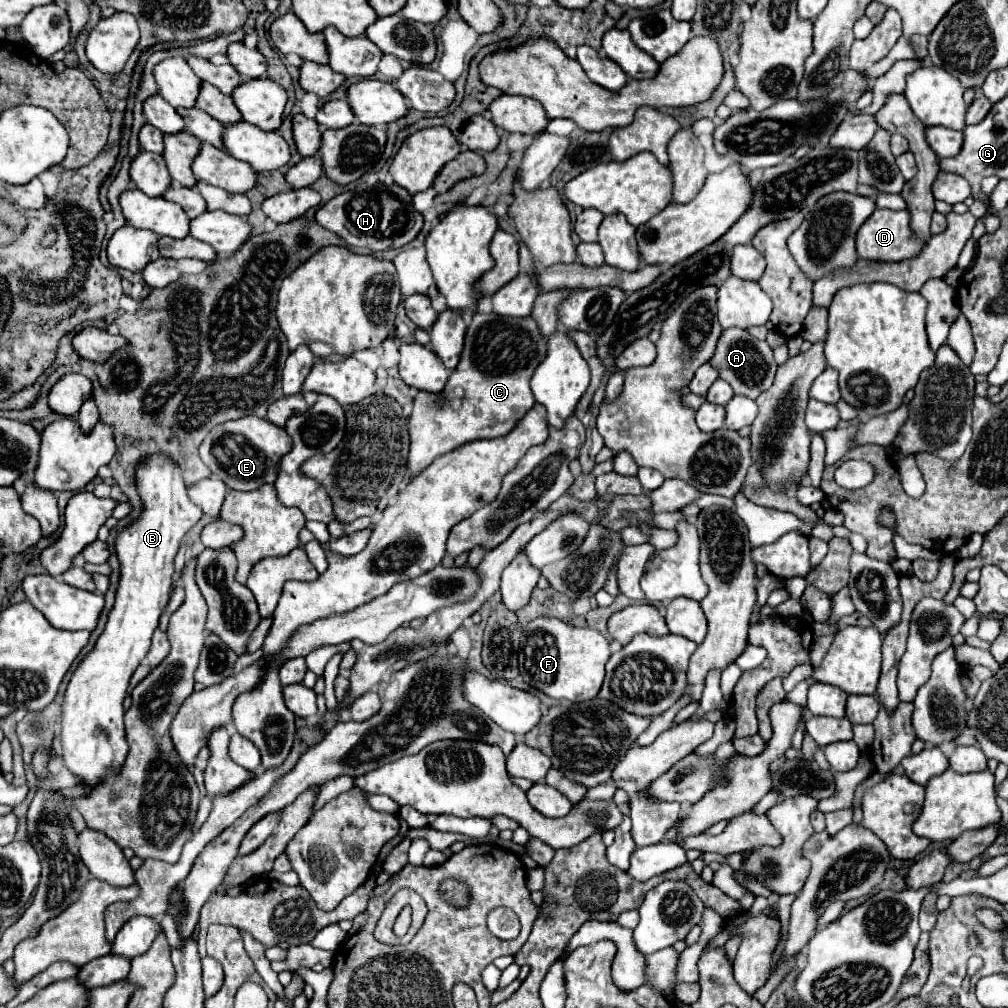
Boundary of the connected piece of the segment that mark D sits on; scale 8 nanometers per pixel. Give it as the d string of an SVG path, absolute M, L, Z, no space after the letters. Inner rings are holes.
M876 208L872 212L872 216L864 222L864 226L860 226L858 234L856 234L856 250L860 258L866 260L878 260L878 262L898 262L898 260L906 260L912 258L920 252L920 248L924 246L922 240L914 240L910 226L908 226L910 214L908 210L880 210Z

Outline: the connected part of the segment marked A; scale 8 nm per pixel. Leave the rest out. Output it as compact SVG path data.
M728 328L722 332L716 344L716 352L708 360L708 364L716 368L720 378L726 380L734 388L734 394L742 394L752 400L756 400L760 392L772 386L774 374L776 374L776 362L772 358L772 348L764 340L756 340L746 330L740 330L740 328Z

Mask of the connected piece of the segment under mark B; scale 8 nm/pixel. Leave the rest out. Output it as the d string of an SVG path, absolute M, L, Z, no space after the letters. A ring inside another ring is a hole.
M150 454L144 460L140 460L134 466L134 484L138 488L140 500L142 500L142 512L136 522L130 526L118 530L114 548L120 562L120 580L116 588L116 600L108 614L108 622L104 626L104 632L96 640L94 648L82 658L78 668L74 670L64 704L62 704L62 738L60 738L60 756L64 764L82 778L86 786L96 786L104 776L108 768L120 768L120 764L126 758L128 744L124 734L124 698L128 694L128 682L134 670L138 668L140 660L148 654L152 632L158 628L158 618L164 612L172 588L172 576L174 576L174 558L178 554L180 542L184 534L200 520L202 510L188 500L186 484L182 478L182 470L176 464L174 458L166 454Z

